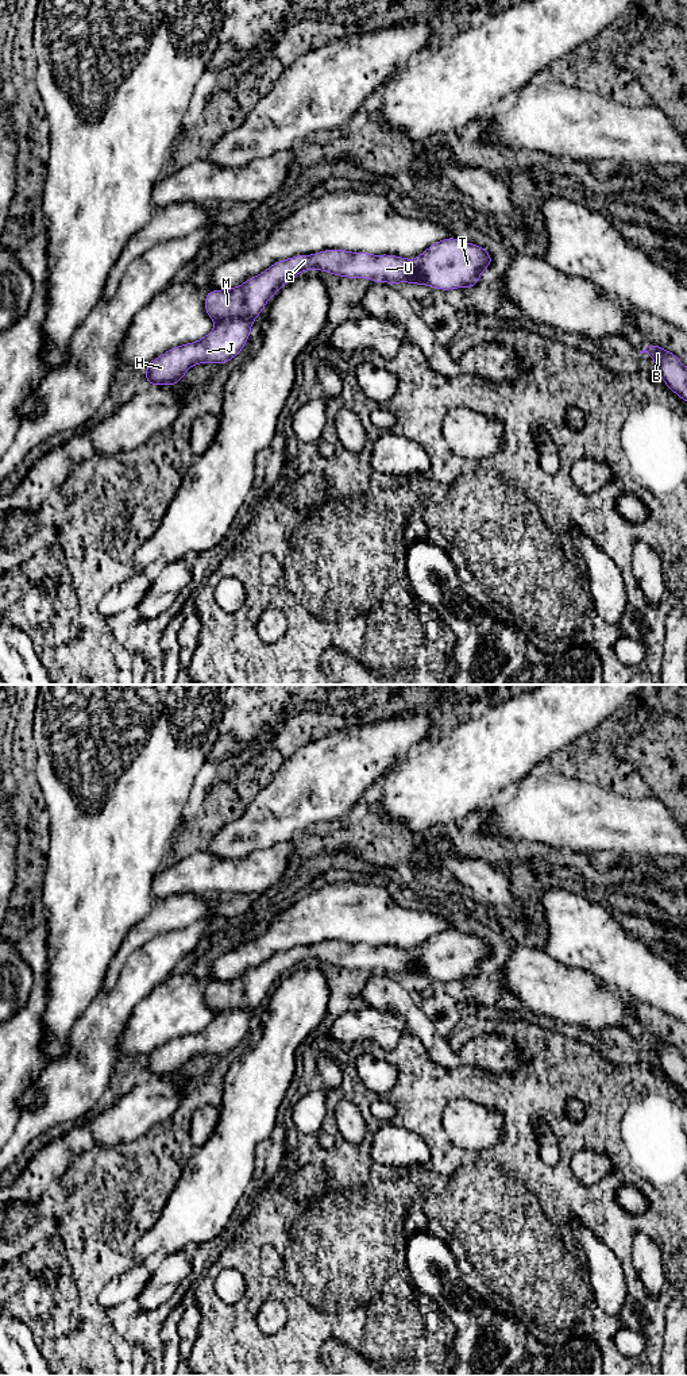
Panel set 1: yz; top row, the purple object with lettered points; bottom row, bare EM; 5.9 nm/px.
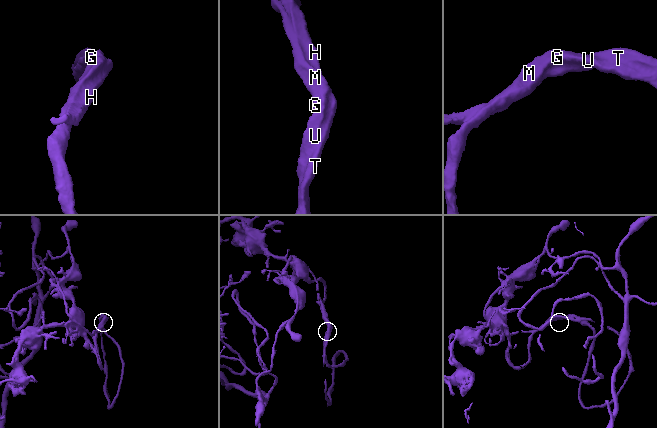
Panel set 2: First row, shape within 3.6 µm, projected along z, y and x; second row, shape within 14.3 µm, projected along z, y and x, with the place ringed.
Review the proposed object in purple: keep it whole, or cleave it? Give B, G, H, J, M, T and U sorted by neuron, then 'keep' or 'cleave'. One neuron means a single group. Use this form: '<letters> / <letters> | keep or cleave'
B G H J M T U | keep

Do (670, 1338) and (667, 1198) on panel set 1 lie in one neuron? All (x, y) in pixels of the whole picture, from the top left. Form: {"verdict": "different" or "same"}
{"verdict": "different"}

